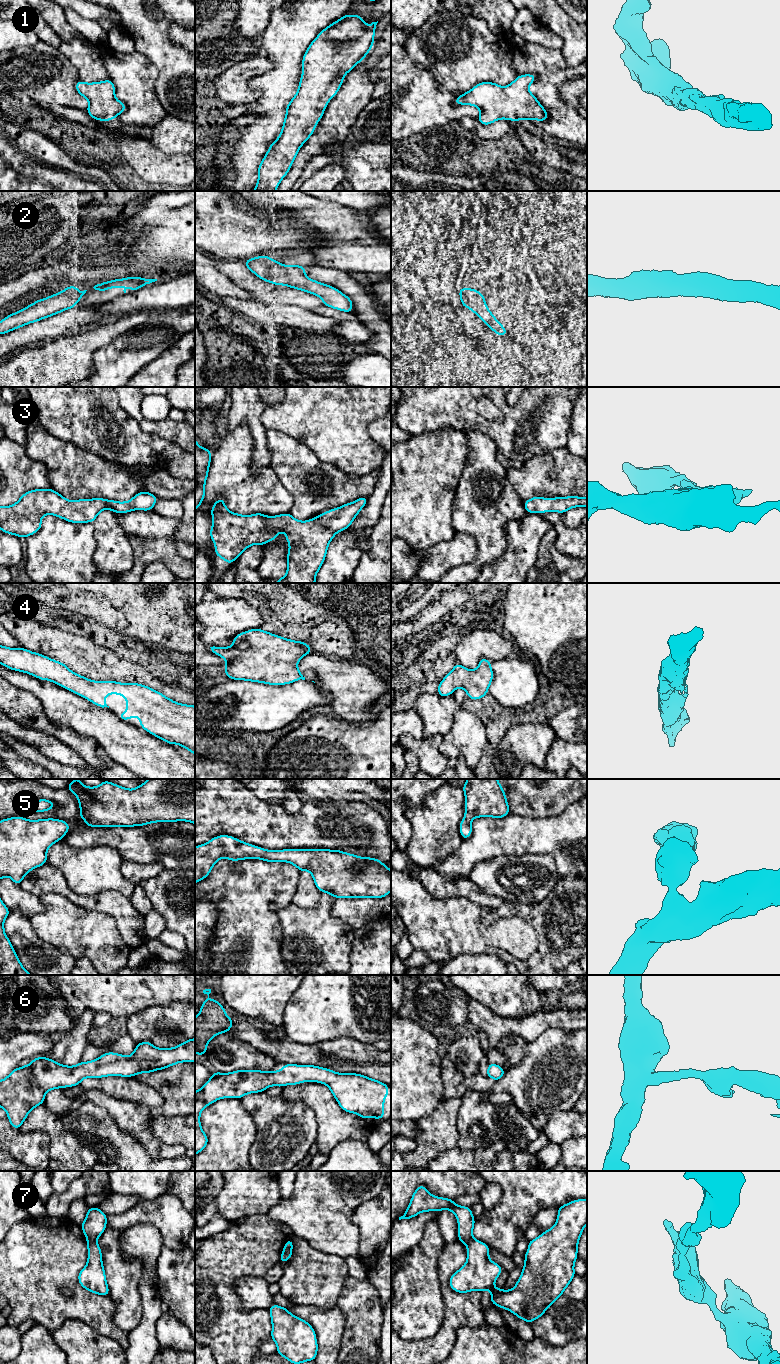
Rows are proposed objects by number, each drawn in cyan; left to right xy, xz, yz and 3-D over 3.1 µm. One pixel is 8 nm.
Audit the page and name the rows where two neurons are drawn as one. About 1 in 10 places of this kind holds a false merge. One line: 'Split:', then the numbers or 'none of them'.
Split: 7

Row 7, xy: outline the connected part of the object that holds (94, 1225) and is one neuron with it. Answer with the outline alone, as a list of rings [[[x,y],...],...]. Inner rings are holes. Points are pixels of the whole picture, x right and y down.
[[[90,1207],[86,1214],[84,1222],[80,1225],[87,1241],[97,1241],[100,1235],[105,1231],[107,1215],[97,1207]]]

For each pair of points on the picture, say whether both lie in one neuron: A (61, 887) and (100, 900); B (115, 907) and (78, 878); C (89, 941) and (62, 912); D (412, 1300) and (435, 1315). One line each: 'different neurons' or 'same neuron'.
A: same neuron
B: different neurons
C: same neuron
D: same neuron

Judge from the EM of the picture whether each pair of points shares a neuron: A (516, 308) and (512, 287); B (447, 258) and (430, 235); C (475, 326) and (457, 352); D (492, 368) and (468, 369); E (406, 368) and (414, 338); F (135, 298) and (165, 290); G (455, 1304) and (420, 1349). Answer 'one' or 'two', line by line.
A: one
B: two
C: two
D: one
E: two
F: one
G: one

